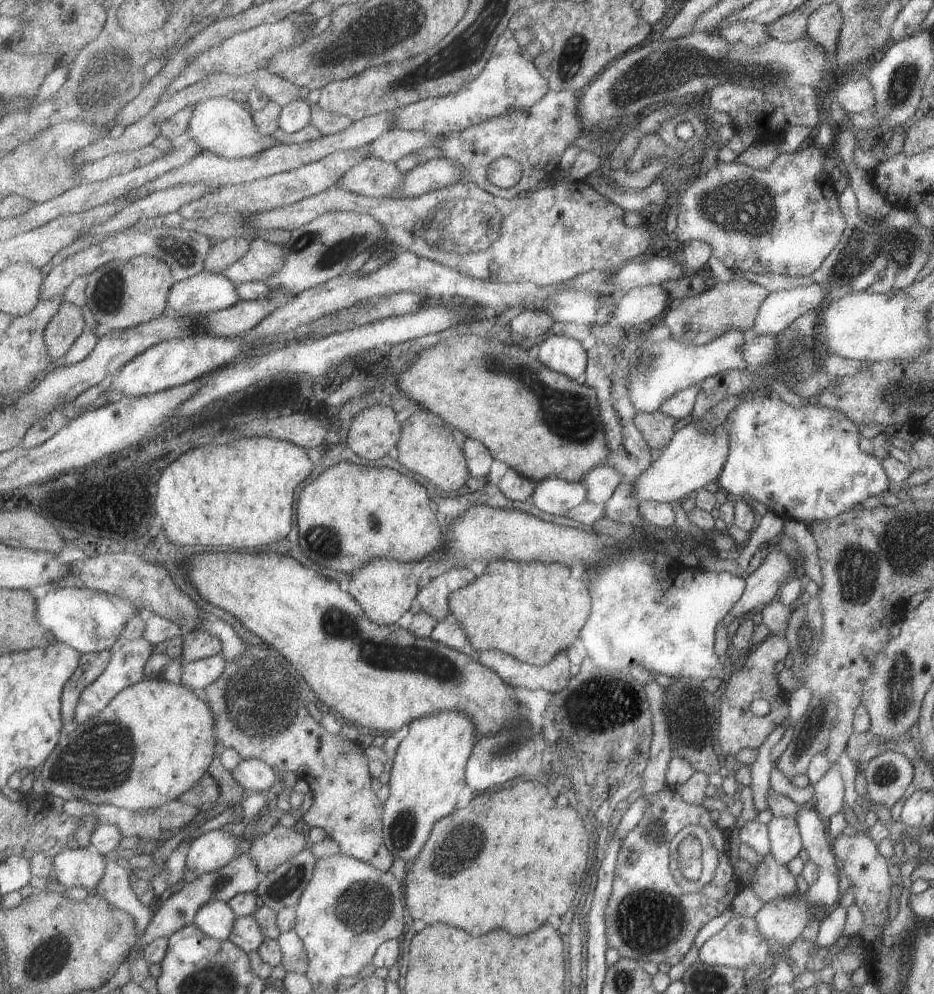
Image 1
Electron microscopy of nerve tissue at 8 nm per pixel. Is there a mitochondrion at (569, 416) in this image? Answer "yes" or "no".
yes

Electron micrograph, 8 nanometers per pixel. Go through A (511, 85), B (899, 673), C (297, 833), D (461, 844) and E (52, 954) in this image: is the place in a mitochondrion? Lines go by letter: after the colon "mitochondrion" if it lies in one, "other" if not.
A: other
B: mitochondrion
C: other
D: mitochondrion
E: mitochondrion

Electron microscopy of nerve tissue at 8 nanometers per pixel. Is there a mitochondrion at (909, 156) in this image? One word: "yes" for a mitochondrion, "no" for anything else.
no

